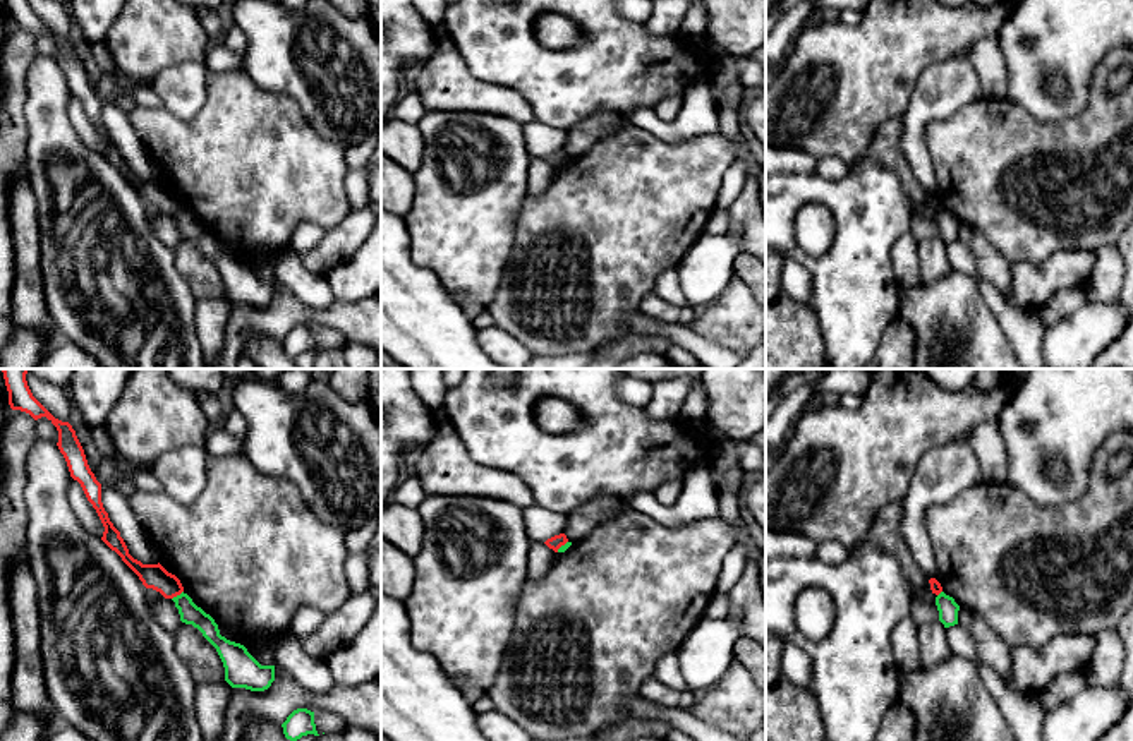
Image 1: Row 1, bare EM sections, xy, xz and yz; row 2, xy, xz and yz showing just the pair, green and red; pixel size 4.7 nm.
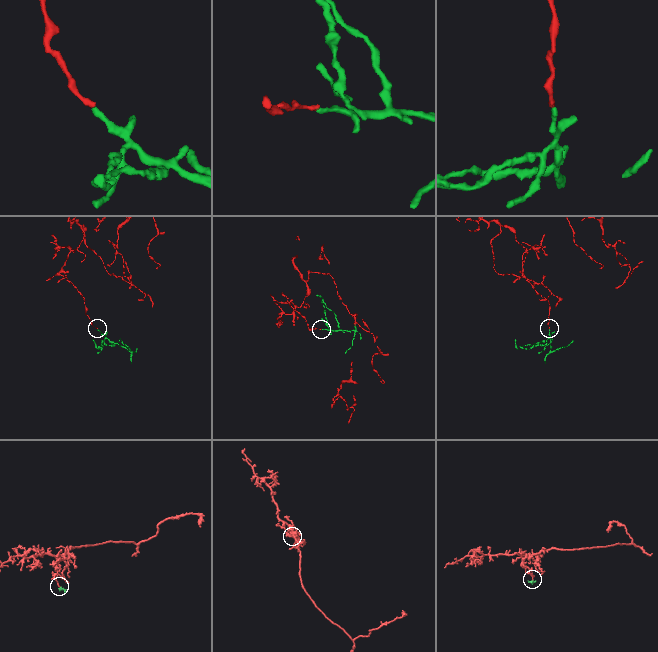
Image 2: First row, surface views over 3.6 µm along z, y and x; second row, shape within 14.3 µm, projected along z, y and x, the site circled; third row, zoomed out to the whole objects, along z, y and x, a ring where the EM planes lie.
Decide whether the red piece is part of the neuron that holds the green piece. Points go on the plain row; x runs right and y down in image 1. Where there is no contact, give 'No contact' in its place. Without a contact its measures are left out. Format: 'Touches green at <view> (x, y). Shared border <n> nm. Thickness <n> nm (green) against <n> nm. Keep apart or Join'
Touches green at xy (177, 211). Shared border 70 nm. Thickness 100 nm (green) against 120 nm. Keep apart

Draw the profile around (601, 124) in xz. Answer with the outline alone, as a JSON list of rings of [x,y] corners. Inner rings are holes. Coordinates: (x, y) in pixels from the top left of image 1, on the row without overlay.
[[[599,110],[568,130],[565,151],[568,158],[577,158],[603,137],[620,129],[623,115]]]

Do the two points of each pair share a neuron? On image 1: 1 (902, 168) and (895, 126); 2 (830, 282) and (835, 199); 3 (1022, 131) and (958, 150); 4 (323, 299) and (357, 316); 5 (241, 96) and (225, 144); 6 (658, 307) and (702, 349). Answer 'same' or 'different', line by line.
1: same
2: same
3: same
4: different
5: same
6: different

